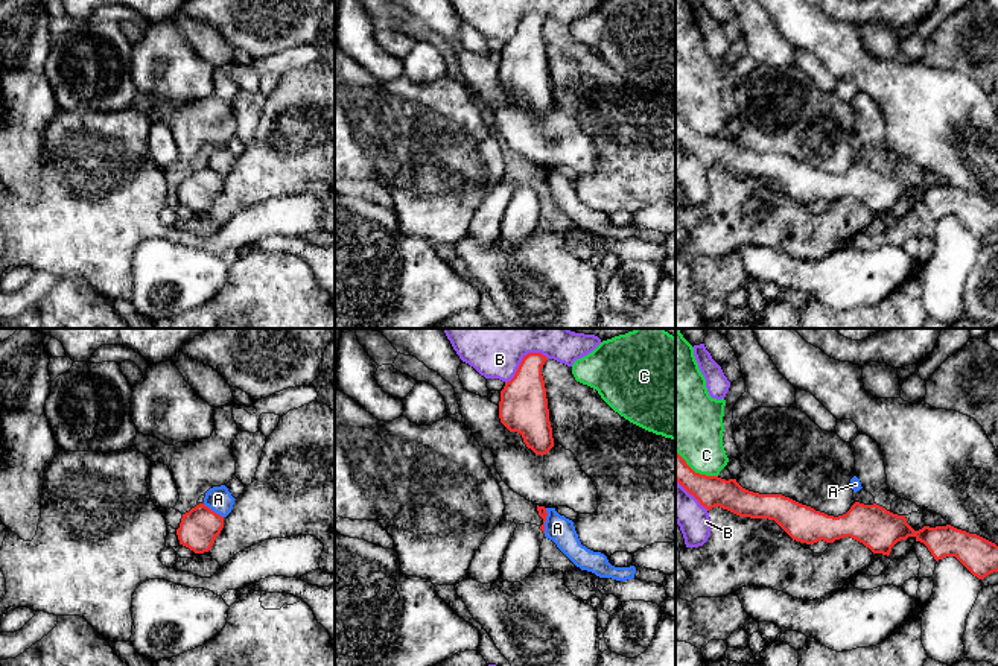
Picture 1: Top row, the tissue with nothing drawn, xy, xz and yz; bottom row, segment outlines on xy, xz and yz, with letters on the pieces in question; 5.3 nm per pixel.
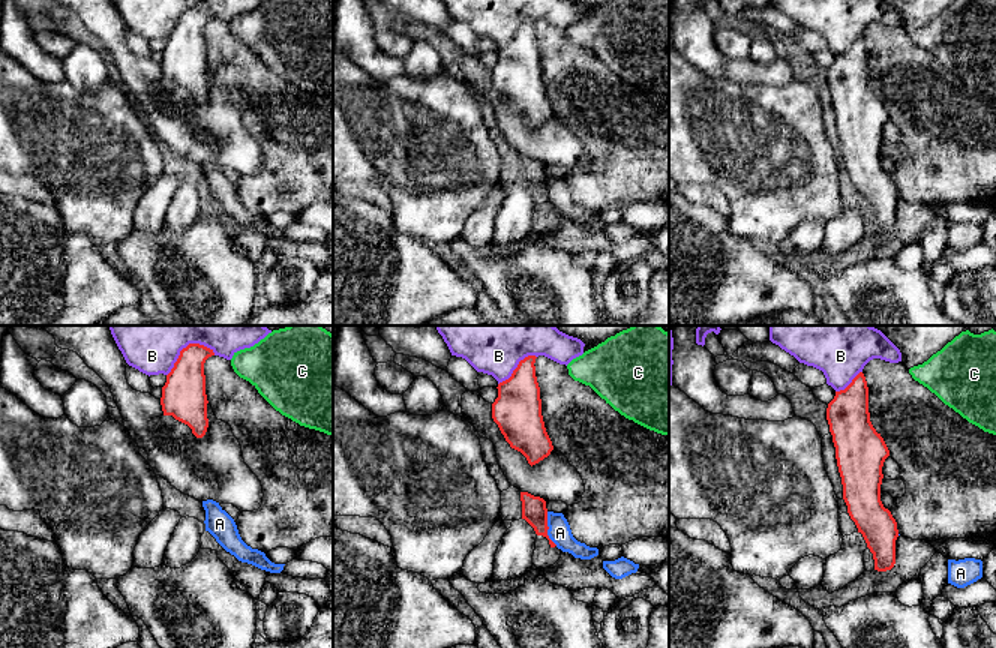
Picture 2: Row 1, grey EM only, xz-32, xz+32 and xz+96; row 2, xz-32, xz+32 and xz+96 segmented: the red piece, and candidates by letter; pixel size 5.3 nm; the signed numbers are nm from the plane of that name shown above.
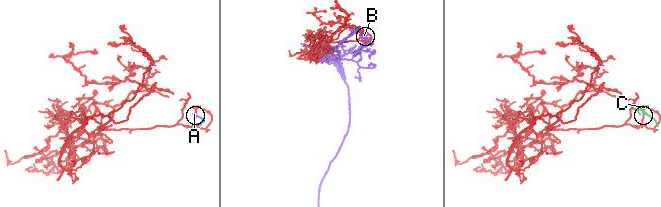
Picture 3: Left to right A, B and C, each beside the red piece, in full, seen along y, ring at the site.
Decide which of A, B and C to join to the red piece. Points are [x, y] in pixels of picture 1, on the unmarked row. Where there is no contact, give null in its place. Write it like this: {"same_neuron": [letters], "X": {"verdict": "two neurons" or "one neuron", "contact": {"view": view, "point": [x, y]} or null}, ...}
{"same_neuron": [], "A": {"verdict": "two neurons", "contact": {"view": "xz", "point": [545, 180]}}, "B": {"verdict": "two neurons", "contact": {"view": "xz", "point": [522, 19]}}, "C": {"verdict": "two neurons", "contact": {"view": "yz", "point": [694, 131]}}}

